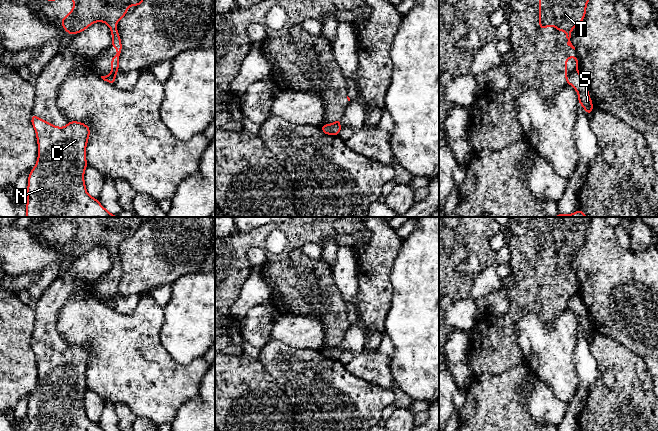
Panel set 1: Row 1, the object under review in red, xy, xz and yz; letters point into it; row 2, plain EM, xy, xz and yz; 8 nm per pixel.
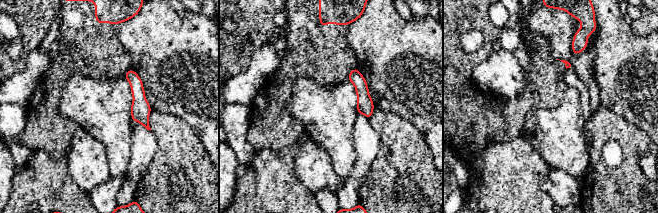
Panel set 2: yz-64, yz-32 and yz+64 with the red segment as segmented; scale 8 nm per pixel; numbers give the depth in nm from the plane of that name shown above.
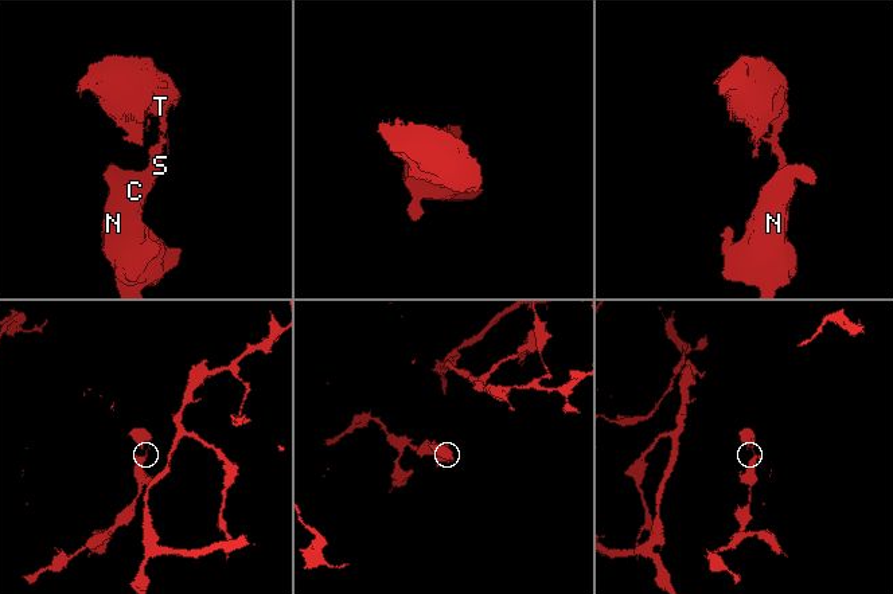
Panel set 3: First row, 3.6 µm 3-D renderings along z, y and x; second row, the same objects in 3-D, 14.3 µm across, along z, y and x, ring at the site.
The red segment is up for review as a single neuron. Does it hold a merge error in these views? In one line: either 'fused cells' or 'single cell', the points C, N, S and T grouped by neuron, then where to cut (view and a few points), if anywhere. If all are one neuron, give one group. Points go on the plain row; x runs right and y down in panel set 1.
fused cells | C N S / T | yz (576, 293), (569, 299), (567, 307)

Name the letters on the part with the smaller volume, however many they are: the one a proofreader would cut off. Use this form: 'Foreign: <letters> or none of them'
Foreign: T

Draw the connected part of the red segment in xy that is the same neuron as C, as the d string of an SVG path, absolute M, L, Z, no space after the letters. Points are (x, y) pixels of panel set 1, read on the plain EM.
M31 338L31 348L36 356L38 381L36 389L29 396L26 431L103 431L98 423L86 415L84 404L86 371L90 360L90 351L79 345L67 346L65 351L55 350L40 341Z

